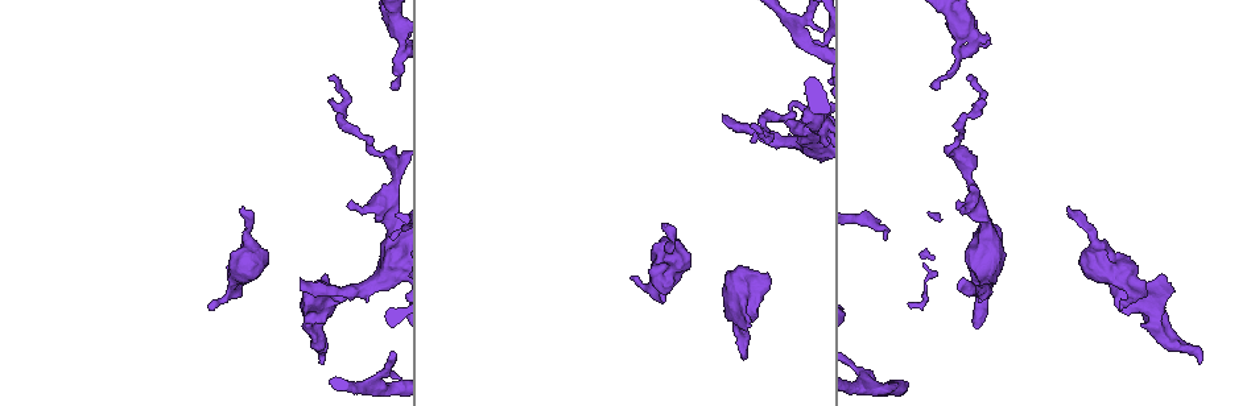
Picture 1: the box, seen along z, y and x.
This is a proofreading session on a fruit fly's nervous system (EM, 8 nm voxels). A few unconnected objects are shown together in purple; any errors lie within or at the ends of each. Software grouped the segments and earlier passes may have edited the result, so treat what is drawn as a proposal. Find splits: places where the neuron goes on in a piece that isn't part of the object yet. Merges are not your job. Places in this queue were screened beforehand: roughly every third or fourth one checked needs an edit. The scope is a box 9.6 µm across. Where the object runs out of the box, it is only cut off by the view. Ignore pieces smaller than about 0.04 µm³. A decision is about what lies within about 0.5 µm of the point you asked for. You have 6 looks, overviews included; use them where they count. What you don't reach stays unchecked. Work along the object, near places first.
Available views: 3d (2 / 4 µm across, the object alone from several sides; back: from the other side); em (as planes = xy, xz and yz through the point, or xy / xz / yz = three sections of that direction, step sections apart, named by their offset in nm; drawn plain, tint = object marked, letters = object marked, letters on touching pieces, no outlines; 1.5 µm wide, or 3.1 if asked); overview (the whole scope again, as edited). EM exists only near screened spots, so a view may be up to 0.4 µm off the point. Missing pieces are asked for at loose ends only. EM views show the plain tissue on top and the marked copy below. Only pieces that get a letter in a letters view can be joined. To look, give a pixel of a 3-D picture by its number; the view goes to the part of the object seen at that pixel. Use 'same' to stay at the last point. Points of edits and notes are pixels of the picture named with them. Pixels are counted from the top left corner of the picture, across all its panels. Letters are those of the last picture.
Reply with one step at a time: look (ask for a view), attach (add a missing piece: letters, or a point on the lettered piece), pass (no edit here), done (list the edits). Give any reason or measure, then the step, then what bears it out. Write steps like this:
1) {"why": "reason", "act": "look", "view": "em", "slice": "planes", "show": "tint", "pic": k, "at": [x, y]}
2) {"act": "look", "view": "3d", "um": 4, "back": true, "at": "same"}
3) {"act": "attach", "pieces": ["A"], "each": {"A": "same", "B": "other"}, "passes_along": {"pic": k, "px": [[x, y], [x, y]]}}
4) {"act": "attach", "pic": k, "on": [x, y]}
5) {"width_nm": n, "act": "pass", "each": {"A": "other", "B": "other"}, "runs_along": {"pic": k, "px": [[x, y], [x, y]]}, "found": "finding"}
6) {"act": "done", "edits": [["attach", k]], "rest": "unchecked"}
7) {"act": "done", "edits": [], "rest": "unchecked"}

{"why": "an open end", "act": "look", "view": "3d", "um": 4, "pic": 1, "at": [303, 282]}

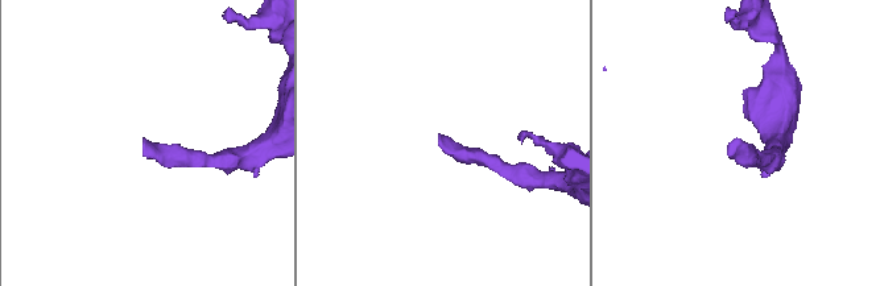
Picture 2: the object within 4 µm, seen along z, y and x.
{"act": "look", "view": "em", "slice": "planes", "show": "letters", "pic": 2, "at": [732, 145]}

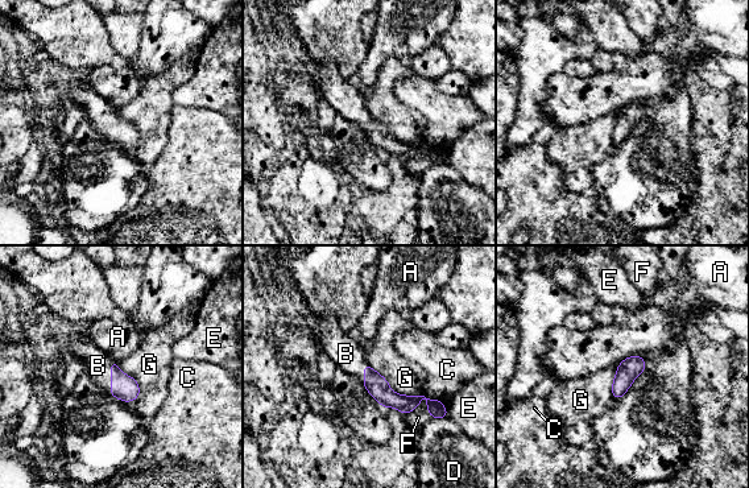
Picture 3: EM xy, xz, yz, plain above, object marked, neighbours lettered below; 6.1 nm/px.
{"act": "attach", "pieces": ["B"], "each": {"A": "other", "B": "same", "C": "other", "D": "other", "E": "other", "F": "other", "G": "other"}, "found": "the neuron continues"}

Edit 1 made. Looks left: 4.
{"act": "look", "view": "overview"}

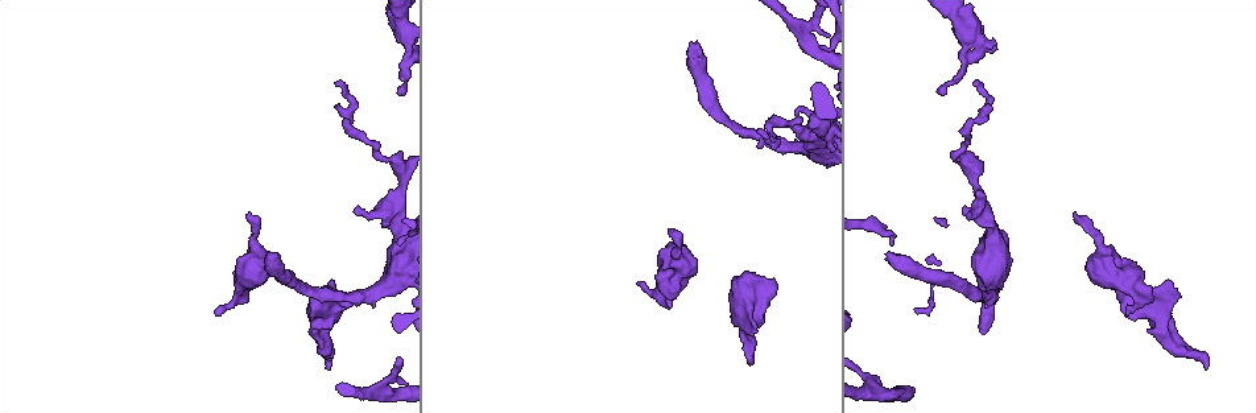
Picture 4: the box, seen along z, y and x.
{"why": "free end", "act": "look", "view": "em", "slice": "planes", "show": "letters", "pic": 4, "at": [771, 278]}

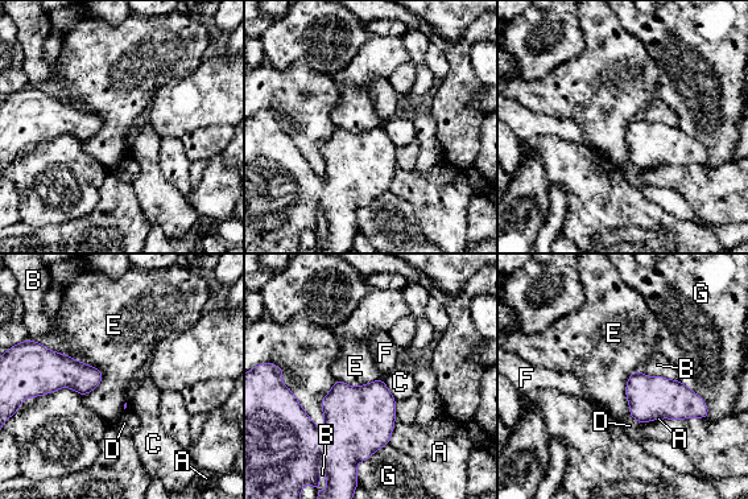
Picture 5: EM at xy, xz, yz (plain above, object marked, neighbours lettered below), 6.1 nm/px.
{"act": "pass", "each": {"A": "other", "B": "other", "C": "other", "D": "other", "E": "other", "F": "other", "G": "other"}, "border": {"pic": 5, "px": [[66, 353], [100, 371], [89, 394]]}, "found": "none of them fits"}

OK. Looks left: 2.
{"why": "end of a long branch", "act": "look", "view": "em", "slice": "planes", "show": "letters", "pic": 4, "at": [974, 83]}

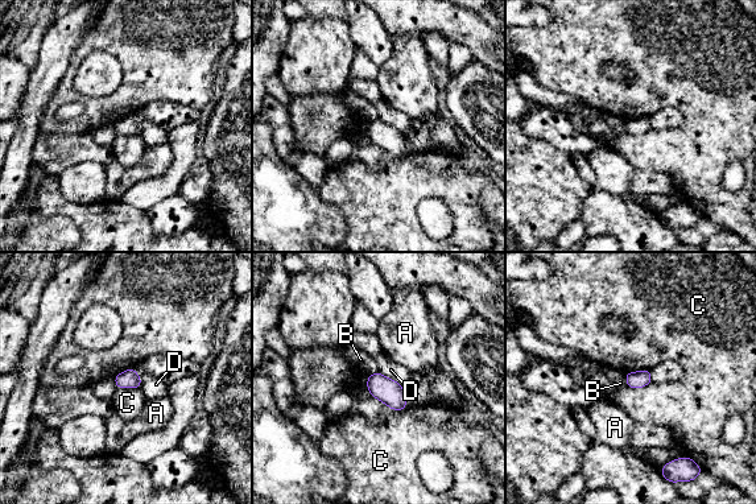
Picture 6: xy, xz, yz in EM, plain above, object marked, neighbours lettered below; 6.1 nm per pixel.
{"act": "pass", "each": {"A": "other", "B": "other", "C": "other", "D": "other"}, "border": {"pic": 6, "px": [[378, 371], [393, 379], [403, 388]]}, "found": "none of them fits"}

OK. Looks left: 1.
{"act": "done", "edits": [["attach", 3]], "rest": "unchecked"}

